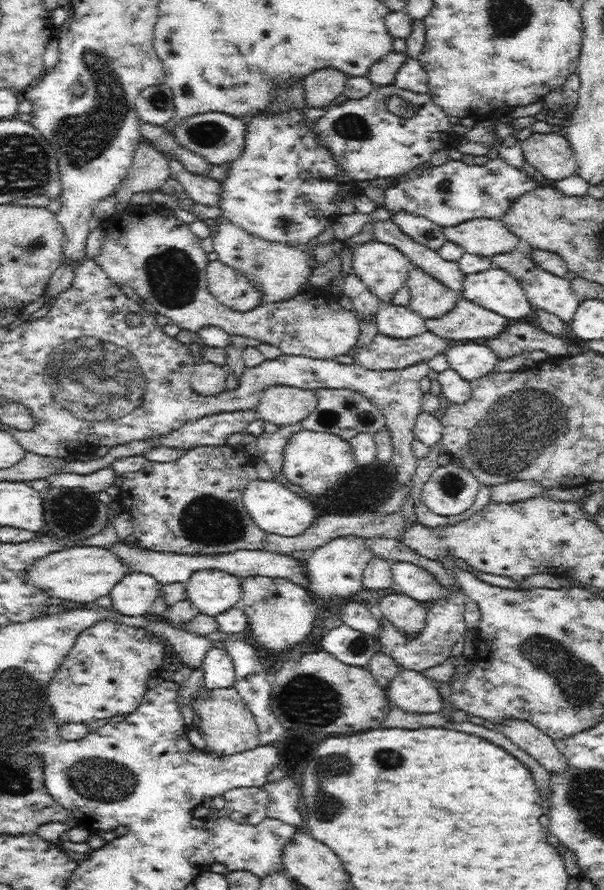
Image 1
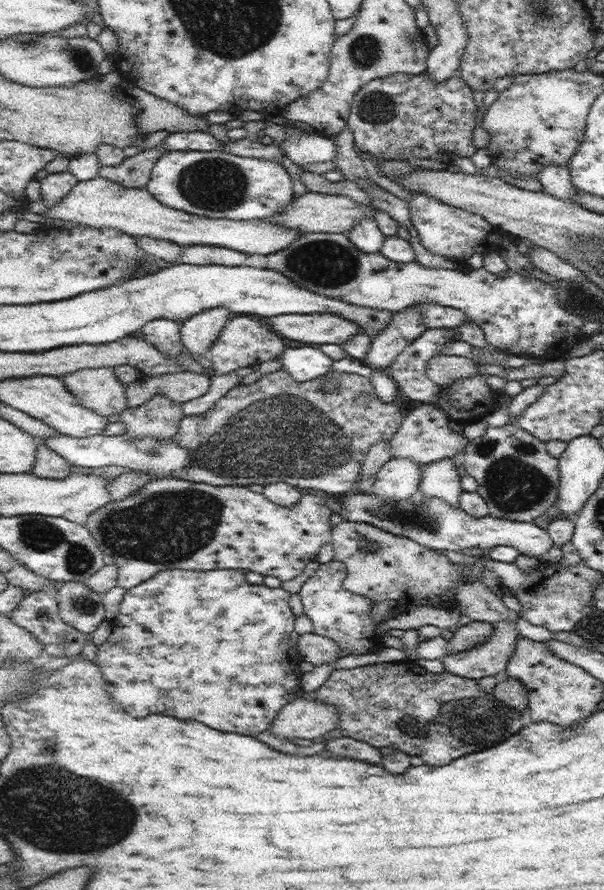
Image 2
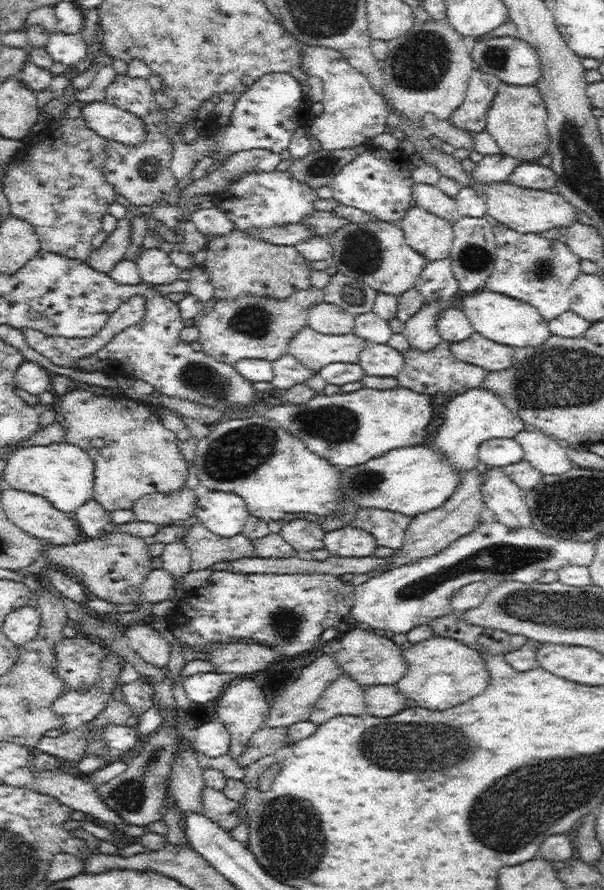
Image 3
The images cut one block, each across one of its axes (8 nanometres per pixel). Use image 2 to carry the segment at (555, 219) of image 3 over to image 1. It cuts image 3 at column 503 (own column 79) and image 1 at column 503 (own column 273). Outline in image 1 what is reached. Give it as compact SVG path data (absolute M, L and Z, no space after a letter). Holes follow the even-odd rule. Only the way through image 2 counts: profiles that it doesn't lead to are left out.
M480 218L472 222L462 222L458 226L446 226L442 230L446 242L462 246L466 254L482 258L506 254L520 244L520 240L508 230L508 226L504 226L502 220Z

